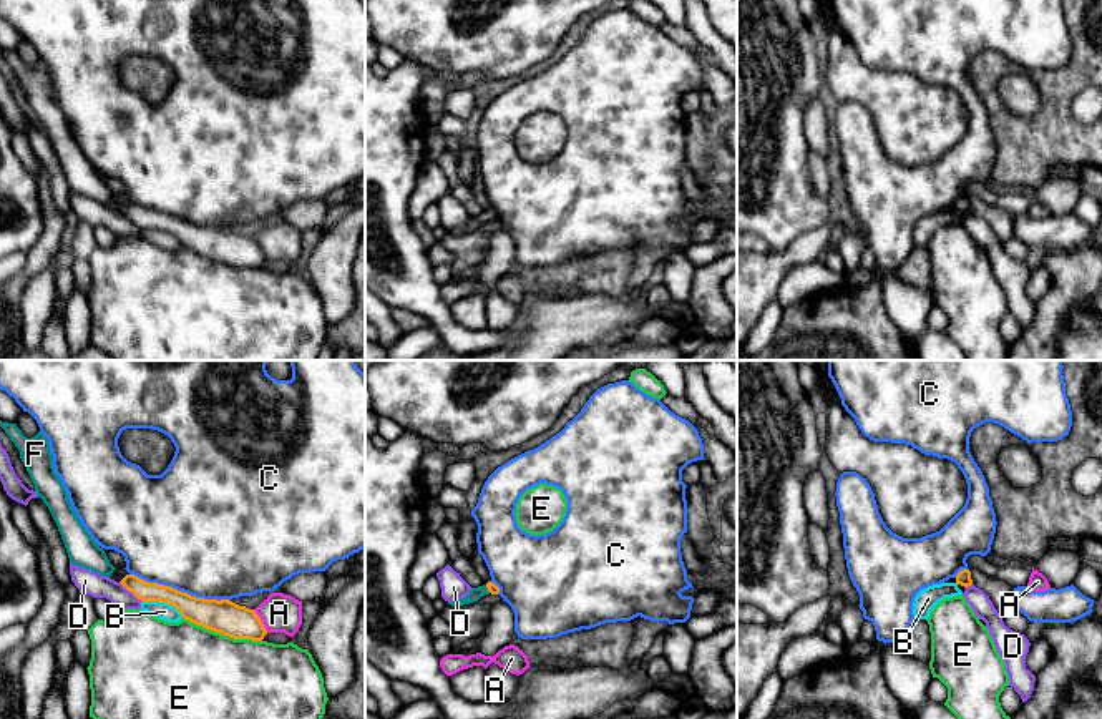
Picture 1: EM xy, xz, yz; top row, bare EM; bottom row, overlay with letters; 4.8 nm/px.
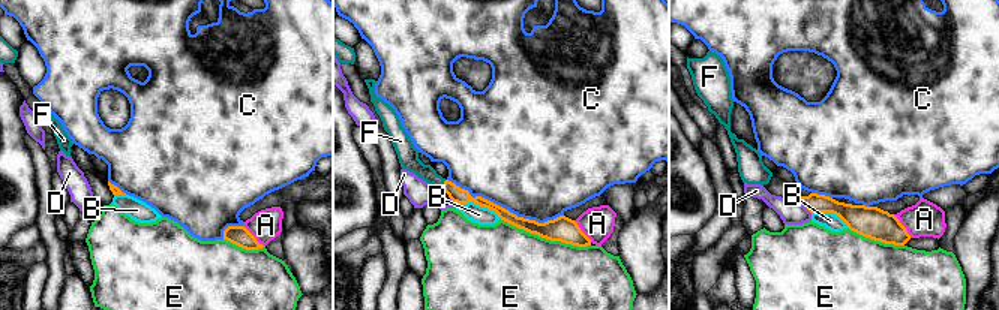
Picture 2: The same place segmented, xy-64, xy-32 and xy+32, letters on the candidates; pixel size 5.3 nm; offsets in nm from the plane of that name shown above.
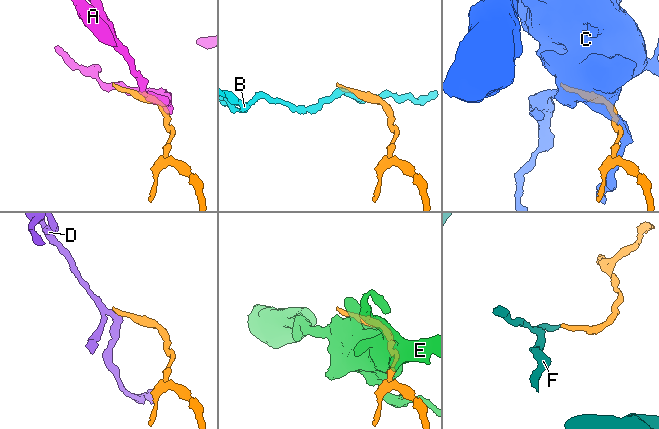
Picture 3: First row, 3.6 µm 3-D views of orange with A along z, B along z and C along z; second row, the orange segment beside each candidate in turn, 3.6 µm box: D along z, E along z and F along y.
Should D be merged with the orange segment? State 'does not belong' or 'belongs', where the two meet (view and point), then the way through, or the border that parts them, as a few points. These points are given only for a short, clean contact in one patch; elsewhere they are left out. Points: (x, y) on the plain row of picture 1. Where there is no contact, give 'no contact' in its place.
does not belong; meets orange in xy at (131, 220); border along xy (120, 210), (141, 228)

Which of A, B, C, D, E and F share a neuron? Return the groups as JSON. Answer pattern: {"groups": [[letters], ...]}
{"groups": [["A"], ["B"], ["C"], ["D"], ["E"], ["F"]]}

